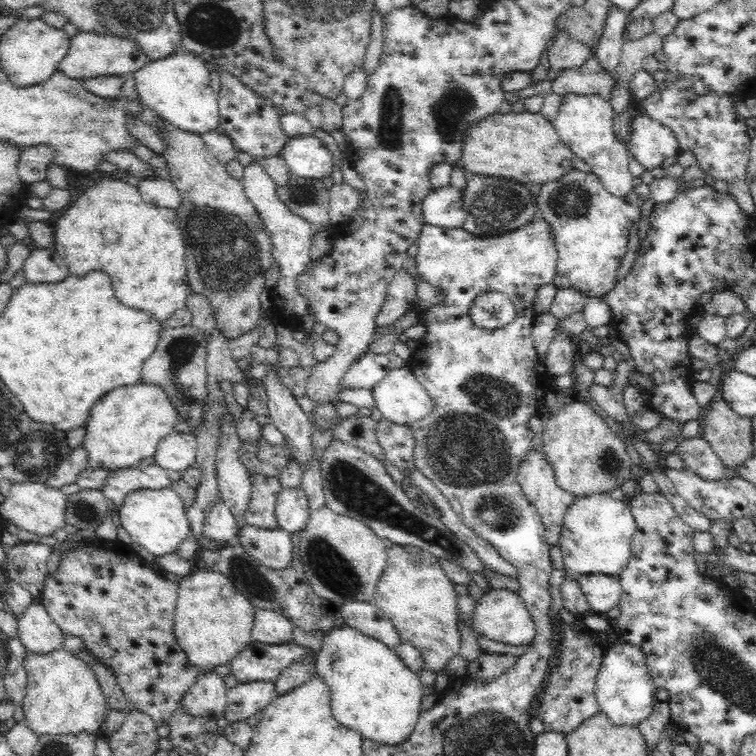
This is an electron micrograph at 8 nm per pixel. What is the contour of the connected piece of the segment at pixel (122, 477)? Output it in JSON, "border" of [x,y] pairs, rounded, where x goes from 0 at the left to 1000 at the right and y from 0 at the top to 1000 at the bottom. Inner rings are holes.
{"border":[[[206,614],[175,615],[165,620],[144,623],[140,635],[132,646],[135,655],[140,657],[149,672],[164,665],[167,656],[176,649],[196,646],[212,648],[225,644],[228,638],[238,636],[239,626],[214,622]]]}

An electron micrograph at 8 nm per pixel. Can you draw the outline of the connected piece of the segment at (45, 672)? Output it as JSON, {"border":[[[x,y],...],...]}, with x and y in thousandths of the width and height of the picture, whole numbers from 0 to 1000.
{"border":[[[85,854],[66,865],[38,865],[29,876],[36,886],[37,910],[28,930],[32,942],[33,959],[48,970],[48,974],[69,974],[77,971],[94,971],[101,974],[106,968],[127,971],[138,955],[139,947],[144,940],[140,925],[135,918],[127,893],[119,881],[104,868],[99,869]]]}

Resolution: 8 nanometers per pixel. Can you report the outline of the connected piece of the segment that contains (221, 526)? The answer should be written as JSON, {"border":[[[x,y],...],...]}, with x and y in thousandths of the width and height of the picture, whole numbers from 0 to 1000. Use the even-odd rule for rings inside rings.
{"border":[[[290,664],[283,669],[275,669],[272,690],[270,690],[269,712],[271,717],[278,716],[283,720],[306,720],[313,714],[312,684],[306,675]]]}

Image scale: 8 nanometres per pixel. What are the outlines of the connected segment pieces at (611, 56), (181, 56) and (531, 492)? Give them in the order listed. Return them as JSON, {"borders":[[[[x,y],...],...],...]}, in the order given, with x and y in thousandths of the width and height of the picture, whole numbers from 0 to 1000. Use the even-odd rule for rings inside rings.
{"borders":[[[[810,8],[799,26],[795,49],[784,62],[784,74],[806,97],[811,97],[815,93],[815,86],[819,85],[819,74],[828,54],[827,34],[831,26],[832,16]]],[[[242,62],[213,78],[196,81],[171,101],[177,107],[181,132],[204,146],[220,161],[241,173],[270,177],[290,163],[287,122],[279,114],[279,97],[263,74]]],[[[718,595],[712,598],[701,598],[696,601],[693,611],[689,611],[685,622],[685,639],[697,661],[708,669],[712,680],[716,683],[716,689],[721,696],[721,710],[724,718],[731,724],[741,722],[741,708],[746,696],[746,684],[751,677],[753,669],[761,664],[761,657],[741,647],[735,642],[734,627],[730,624],[729,616],[725,616],[722,606],[718,604]]]]}

